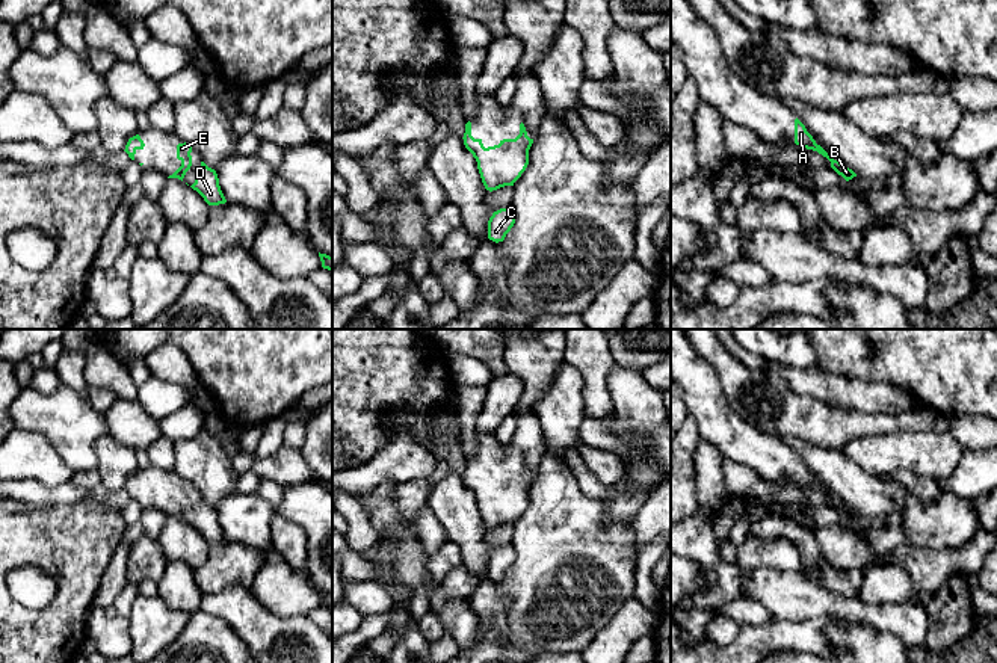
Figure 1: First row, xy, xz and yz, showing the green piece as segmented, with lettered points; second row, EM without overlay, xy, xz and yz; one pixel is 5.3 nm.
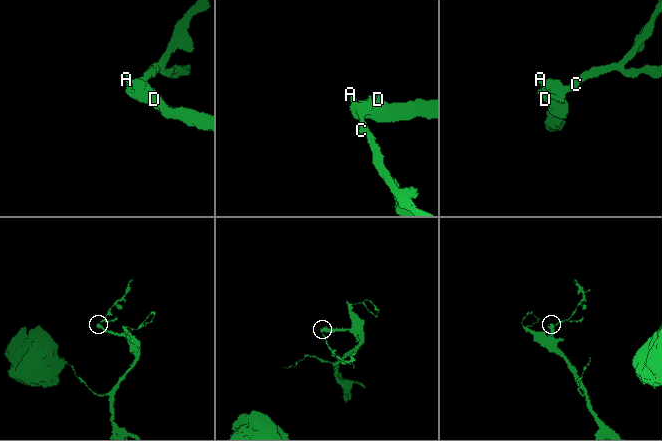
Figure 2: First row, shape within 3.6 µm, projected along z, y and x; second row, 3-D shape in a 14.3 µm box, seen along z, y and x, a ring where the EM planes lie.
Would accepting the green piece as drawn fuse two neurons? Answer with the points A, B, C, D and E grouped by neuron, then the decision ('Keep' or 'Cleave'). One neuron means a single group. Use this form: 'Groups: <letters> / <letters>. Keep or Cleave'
Groups: A B C D E. Keep

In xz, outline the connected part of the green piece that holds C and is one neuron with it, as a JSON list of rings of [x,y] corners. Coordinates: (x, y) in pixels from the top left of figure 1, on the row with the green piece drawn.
[[[512,207],[500,208],[492,213],[488,220],[488,239],[498,243],[503,242],[506,234],[515,224],[515,213]]]

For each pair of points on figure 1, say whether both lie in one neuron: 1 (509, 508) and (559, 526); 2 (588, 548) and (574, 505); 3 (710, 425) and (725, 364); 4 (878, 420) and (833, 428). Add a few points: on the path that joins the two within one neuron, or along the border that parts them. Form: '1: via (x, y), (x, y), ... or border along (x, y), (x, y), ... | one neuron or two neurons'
1: border along (533, 479), (529, 488), (529, 502), (512, 523) | two neurons
2: via (577, 538), (574, 535), (574, 515) | one neuron
3: border along (700, 355), (715, 372), (728, 405), (737, 416) | two neurons
4: via (867, 425), (843, 426) | one neuron

